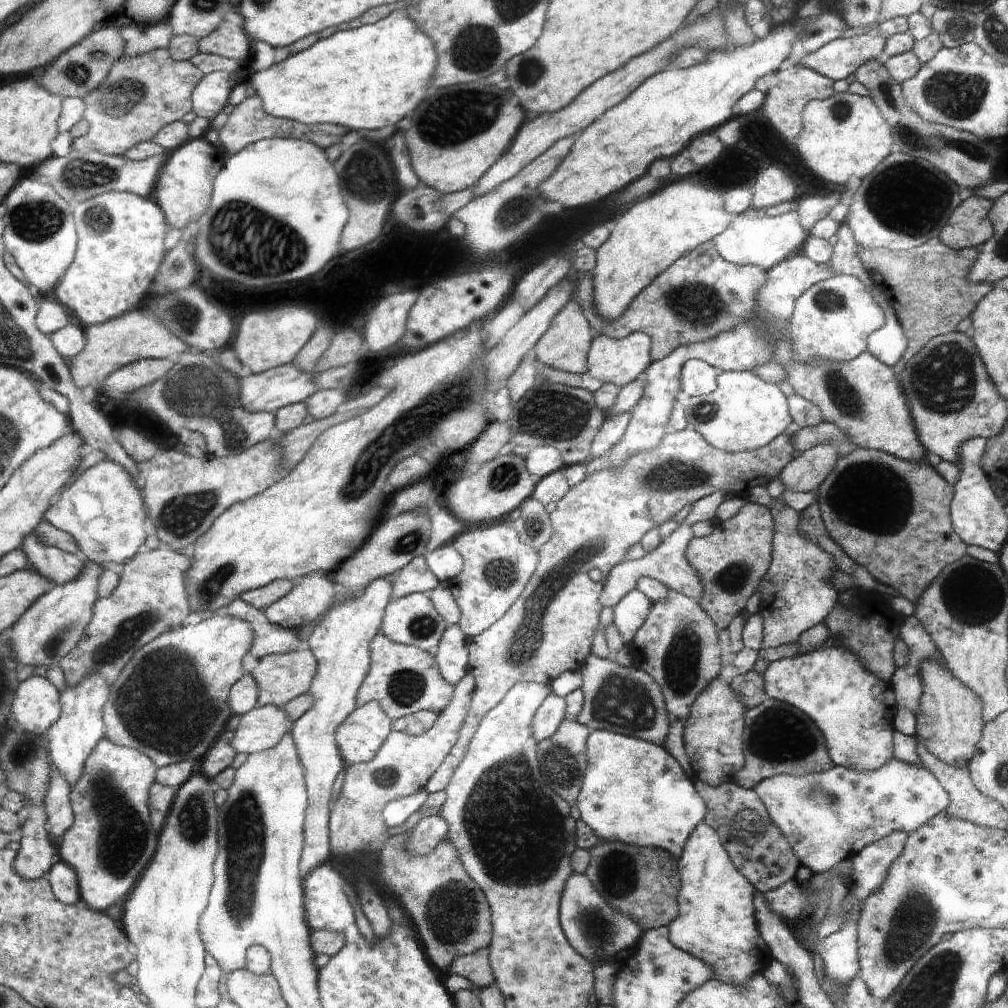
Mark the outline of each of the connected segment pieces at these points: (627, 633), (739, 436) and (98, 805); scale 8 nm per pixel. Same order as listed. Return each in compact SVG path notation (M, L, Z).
M637 589L626 594L613 607L613 622L620 632L624 644L630 645L634 636L644 626L653 609L653 602Z
M726 371L718 378L718 388L708 395L699 395L684 402L689 427L705 436L713 448L726 453L746 453L756 451L773 443L792 422L789 403L775 383L766 383L752 371Z
M106 738L90 758L82 781L73 788L71 802L75 811L75 824L59 843L59 859L76 870L83 900L99 912L117 912L127 895L134 893L157 856L161 834L153 824L150 798L158 772L159 767L150 756L134 748L116 745Z

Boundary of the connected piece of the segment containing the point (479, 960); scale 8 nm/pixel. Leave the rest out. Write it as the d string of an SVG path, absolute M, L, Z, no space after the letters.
M484 948L473 955L462 956L454 960L451 971L461 975L472 984L472 992L480 993L480 990L496 983L493 976L492 964L489 960L489 948Z

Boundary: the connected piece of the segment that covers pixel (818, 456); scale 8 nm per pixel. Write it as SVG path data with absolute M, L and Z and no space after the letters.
M819 445L810 451L797 454L781 473L784 491L817 491L839 460L837 451L829 445Z

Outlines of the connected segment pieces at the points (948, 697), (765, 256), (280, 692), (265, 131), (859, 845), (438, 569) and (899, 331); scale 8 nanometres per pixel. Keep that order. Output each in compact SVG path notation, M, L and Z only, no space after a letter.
M929 659L921 664L921 680L924 694L916 712L916 738L924 747L945 764L955 768L968 767L972 762L977 745L984 735L984 704L980 697L964 684L944 660Z
M796 208L788 215L776 217L768 216L746 216L746 214L734 215L734 221L730 223L730 228L722 232L722 236L716 236L712 240L718 256L734 265L755 265L760 269L770 271L777 267L782 260L796 254L797 248L805 245L809 238L800 225Z
M308 647L288 653L273 653L259 660L258 666L250 674L255 679L259 696L258 706L273 705L283 709L290 700L307 694L312 687L316 673L316 660Z
M250 96L242 101L236 107L236 110L229 116L226 125L220 130L215 137L228 155L235 155L242 152L242 148L246 148L249 144L258 143L264 139L272 138L290 138L298 140L312 140L314 144L320 145L322 148L328 148L339 144L340 138L346 136L346 128L334 126L334 124L304 124L292 119L284 119L272 116L265 111L265 104L262 104L261 96Z
M891 759L878 771L857 772L839 765L828 771L806 775L780 774L762 780L753 789L765 804L773 824L787 838L800 864L816 873L830 872L842 861L854 857L868 844L889 836L892 832L906 834L917 831L931 819L947 811L950 796L926 768Z
M450 543L433 552L426 553L424 556L428 569L439 582L452 582L463 570L462 556Z
M876 285L870 290L874 294L874 300L878 300L878 304L884 308L886 323L869 336L868 351L883 364L893 367L901 362L907 350L907 339L890 302L884 298L883 291Z

